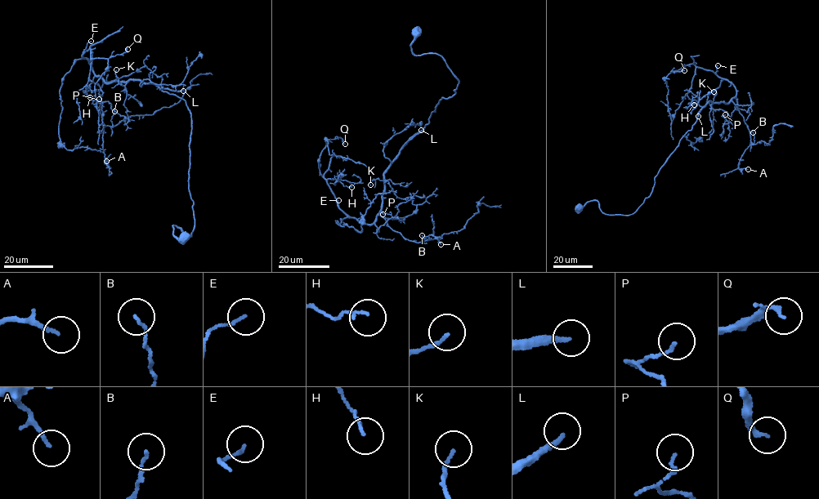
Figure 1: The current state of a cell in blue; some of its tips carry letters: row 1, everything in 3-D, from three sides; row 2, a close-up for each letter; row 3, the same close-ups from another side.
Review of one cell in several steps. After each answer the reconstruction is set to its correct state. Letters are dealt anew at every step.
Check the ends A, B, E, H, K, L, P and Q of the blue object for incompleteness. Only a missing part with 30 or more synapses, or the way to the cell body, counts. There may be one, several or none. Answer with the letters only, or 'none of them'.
L

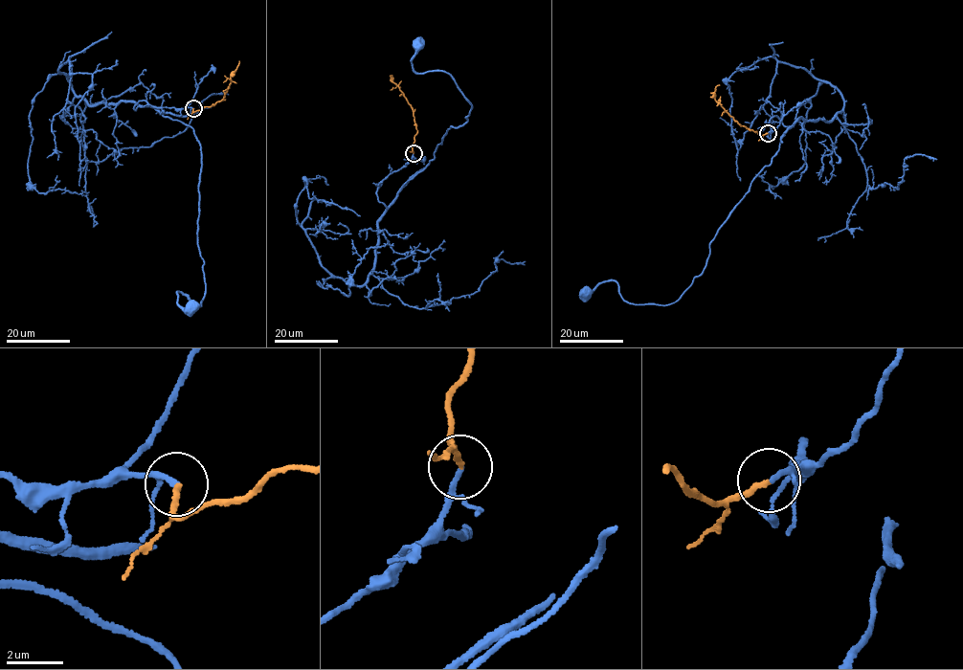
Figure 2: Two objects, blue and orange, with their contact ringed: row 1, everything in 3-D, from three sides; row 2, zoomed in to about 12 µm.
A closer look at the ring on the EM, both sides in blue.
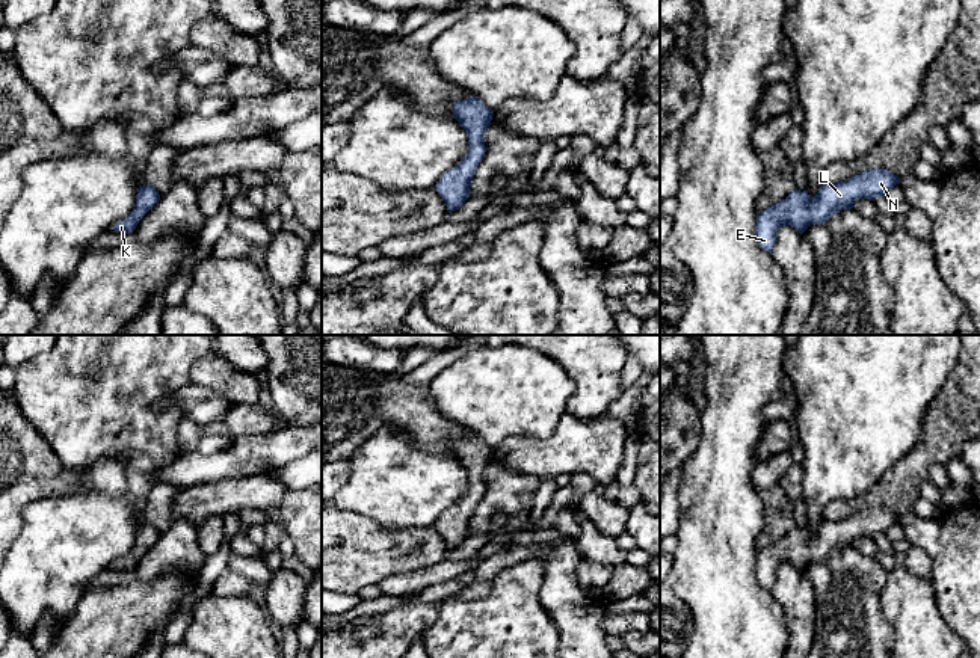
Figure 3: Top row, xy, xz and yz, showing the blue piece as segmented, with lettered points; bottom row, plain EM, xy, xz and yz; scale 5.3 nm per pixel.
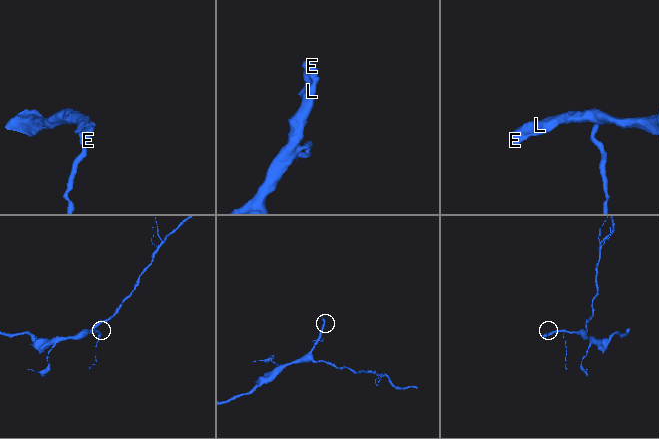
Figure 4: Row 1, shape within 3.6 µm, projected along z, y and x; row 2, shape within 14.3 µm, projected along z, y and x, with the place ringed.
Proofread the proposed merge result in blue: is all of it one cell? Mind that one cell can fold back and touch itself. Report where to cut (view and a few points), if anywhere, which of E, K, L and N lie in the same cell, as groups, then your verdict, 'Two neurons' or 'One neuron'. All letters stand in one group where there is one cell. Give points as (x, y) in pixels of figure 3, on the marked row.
No split. Groups: E K L N. One neuron

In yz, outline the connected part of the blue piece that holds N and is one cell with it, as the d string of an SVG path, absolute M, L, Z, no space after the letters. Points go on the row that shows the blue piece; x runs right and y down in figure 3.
M865 169L847 181L823 184L814 198L806 190L796 189L785 199L758 214L757 243L772 254L776 234L782 226L790 225L803 234L811 223L826 223L835 213L852 210L858 199L874 201L885 196L895 184L900 184L900 178L889 171Z

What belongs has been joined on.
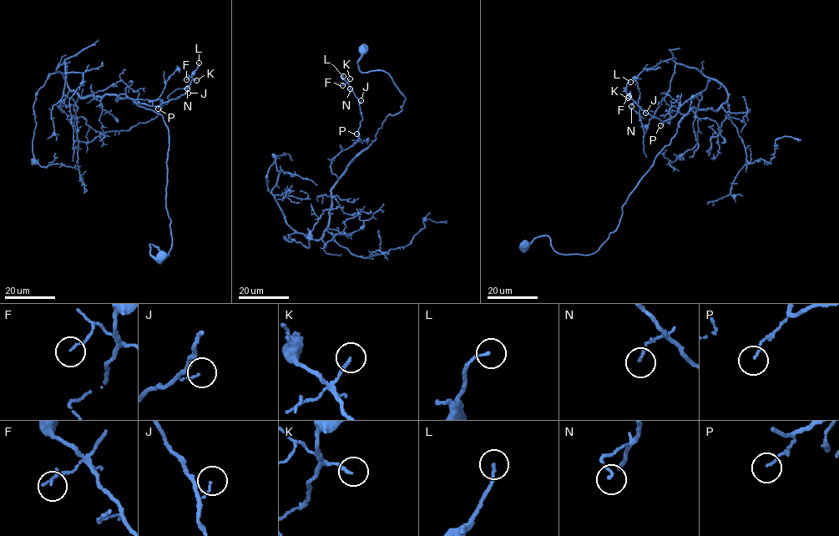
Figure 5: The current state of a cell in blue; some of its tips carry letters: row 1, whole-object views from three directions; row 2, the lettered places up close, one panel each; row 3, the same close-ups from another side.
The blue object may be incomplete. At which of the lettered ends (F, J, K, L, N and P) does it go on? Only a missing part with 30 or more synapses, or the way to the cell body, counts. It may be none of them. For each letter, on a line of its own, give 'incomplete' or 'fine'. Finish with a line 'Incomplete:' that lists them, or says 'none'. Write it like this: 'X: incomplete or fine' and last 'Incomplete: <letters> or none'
F: fine
J: fine
K: fine
L: fine
N: fine
P: fine
Incomplete: none

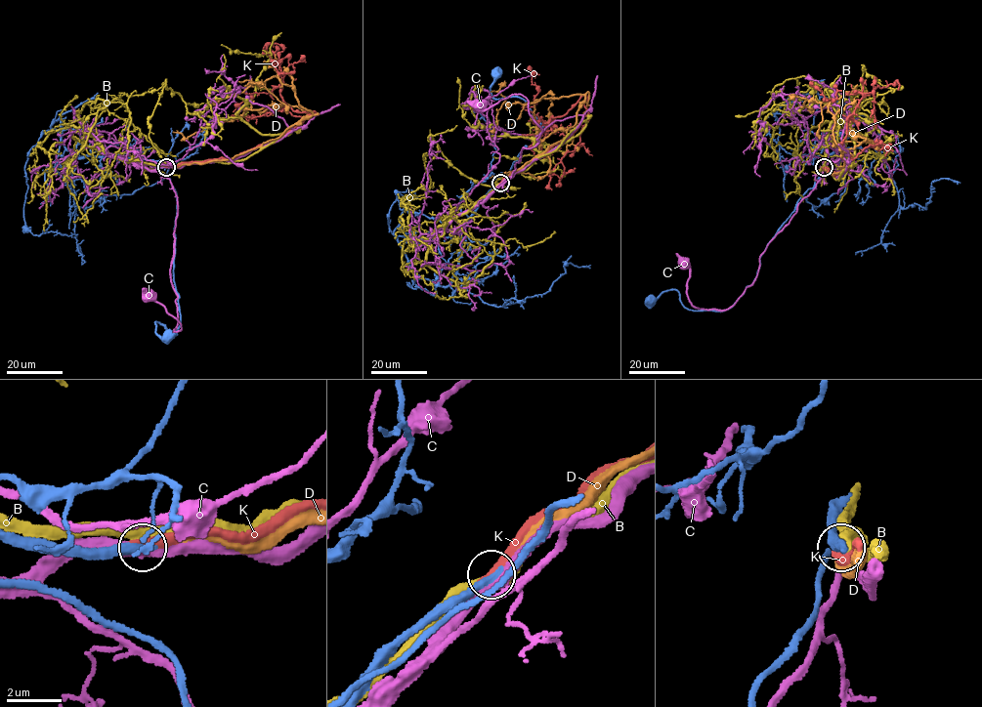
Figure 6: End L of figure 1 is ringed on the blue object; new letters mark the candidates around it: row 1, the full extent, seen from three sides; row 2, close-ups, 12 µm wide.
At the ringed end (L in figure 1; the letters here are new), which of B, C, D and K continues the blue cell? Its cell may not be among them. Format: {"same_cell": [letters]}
{"same_cell": ["K"]}

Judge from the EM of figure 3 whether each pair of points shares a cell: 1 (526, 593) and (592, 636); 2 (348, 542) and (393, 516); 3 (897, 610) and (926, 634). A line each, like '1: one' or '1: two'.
1: two
2: two
3: one

